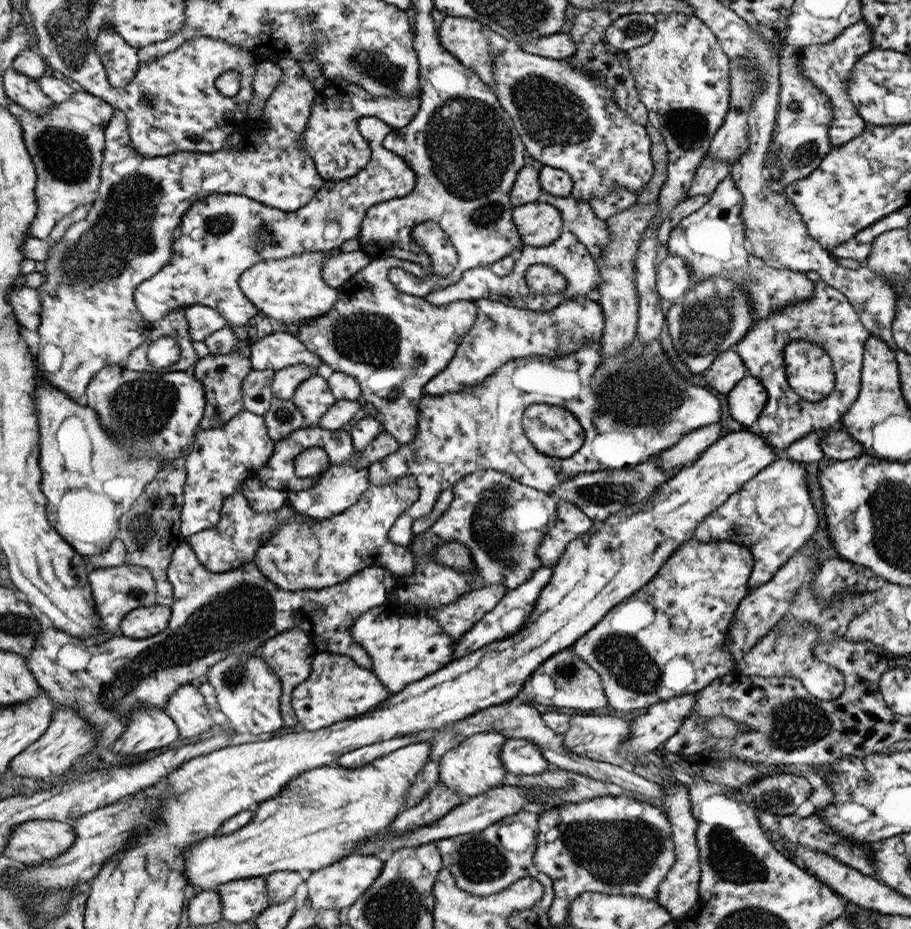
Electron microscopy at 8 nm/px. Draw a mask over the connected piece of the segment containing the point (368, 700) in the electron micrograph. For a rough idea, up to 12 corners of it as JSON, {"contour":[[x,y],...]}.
{"contour":[[325,650],[293,694],[306,731],[360,717],[392,691]]}

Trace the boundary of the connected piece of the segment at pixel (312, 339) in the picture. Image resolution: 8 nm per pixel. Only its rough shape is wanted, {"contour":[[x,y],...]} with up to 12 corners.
{"contour":[[373,259],[295,335],[352,375],[383,430],[418,437],[427,382],[479,320]]}

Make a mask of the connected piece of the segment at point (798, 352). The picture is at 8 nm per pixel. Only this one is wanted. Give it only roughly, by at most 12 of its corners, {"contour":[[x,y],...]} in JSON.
{"contour":[[796,339],[783,346],[788,384],[808,402],[835,389],[831,355]]}

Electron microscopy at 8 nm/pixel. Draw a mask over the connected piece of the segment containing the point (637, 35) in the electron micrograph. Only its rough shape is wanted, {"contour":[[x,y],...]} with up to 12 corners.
{"contour":[[655,15],[611,20],[607,41],[623,51],[648,44]]}

